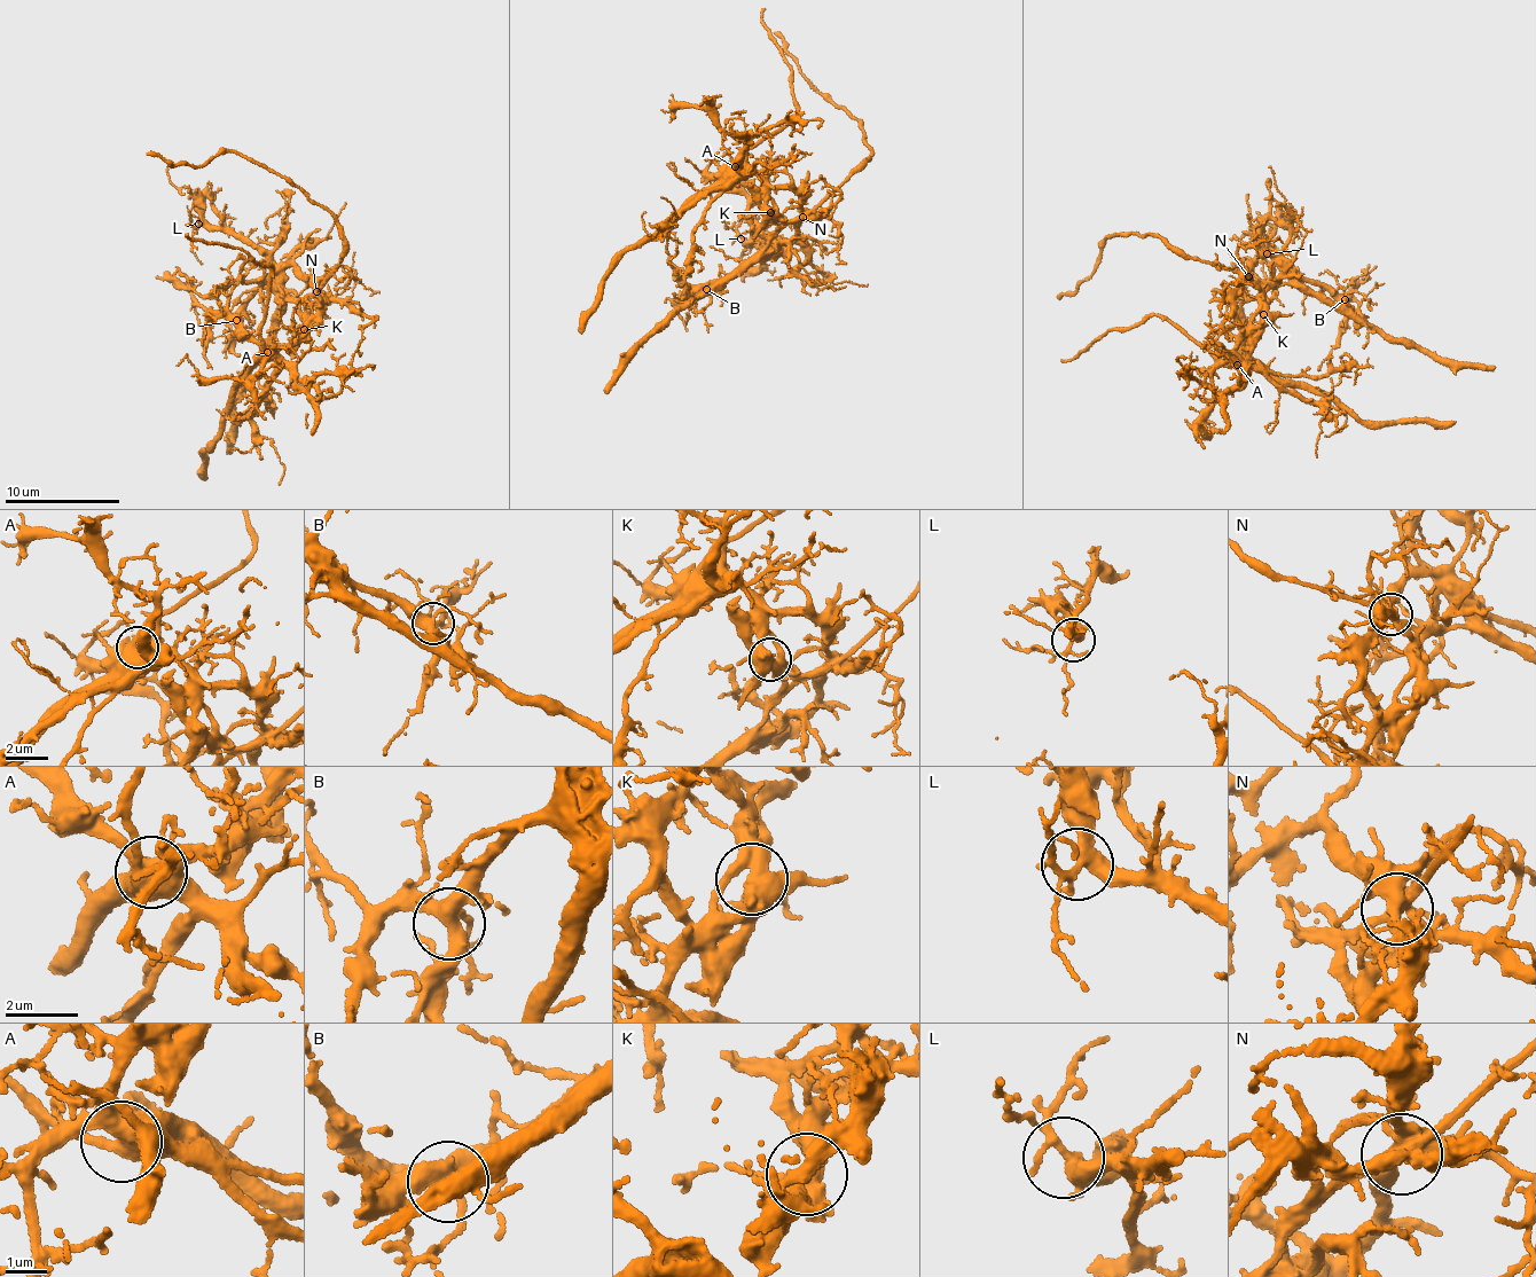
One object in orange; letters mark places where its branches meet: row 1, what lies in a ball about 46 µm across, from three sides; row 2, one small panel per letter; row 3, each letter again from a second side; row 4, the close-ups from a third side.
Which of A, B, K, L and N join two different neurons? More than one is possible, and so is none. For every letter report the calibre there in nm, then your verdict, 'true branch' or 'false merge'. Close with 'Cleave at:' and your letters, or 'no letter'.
A: 480 nm thick; true branch
B: 400 nm thick; true branch
K: 550 nm thick; false merge
L: 340 nm thick; true branch
N: 360 nm thick; false merge
Cleave at: K, N

